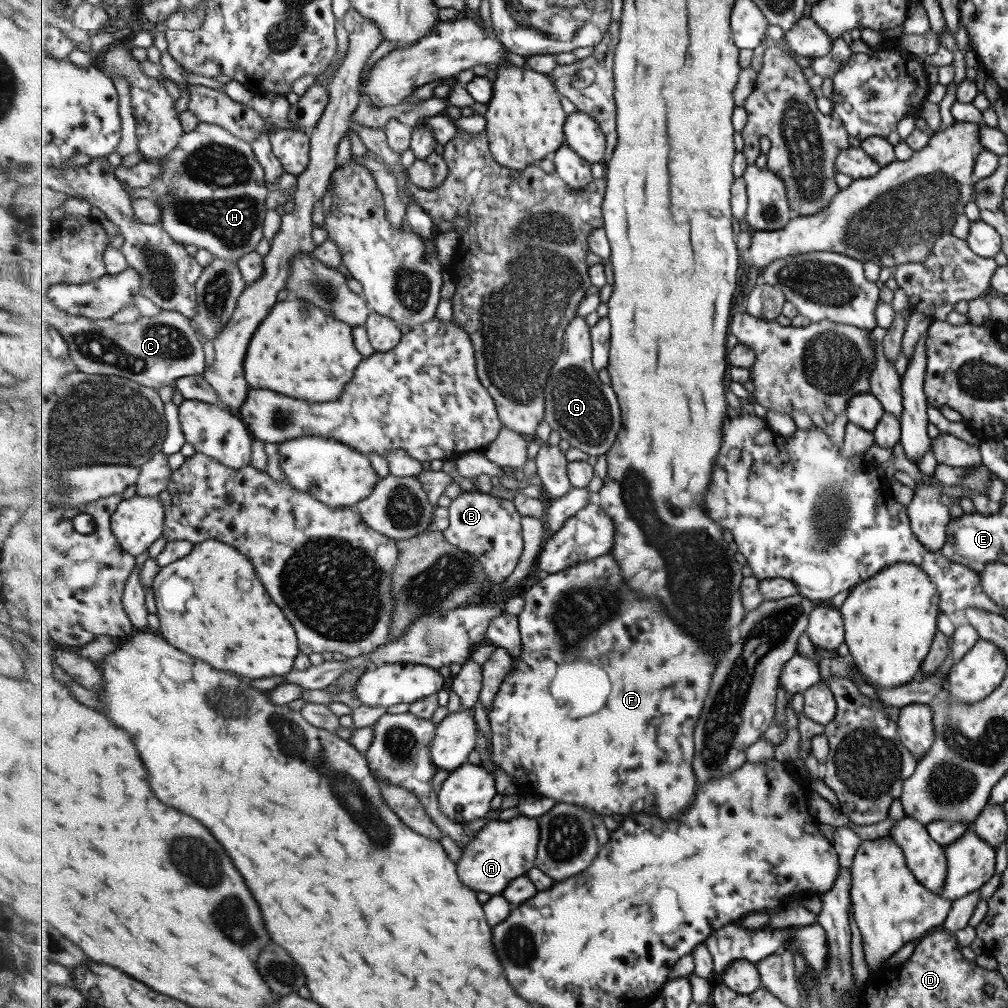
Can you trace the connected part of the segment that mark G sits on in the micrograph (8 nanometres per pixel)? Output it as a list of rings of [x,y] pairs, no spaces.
[[[577,315],[566,328],[564,347],[553,368],[551,379],[546,386],[546,419],[549,427],[557,431],[561,438],[567,440],[571,447],[585,452],[591,457],[607,455],[618,439],[622,428],[622,405],[612,385],[601,382],[594,367],[594,347],[591,327],[587,320]]]

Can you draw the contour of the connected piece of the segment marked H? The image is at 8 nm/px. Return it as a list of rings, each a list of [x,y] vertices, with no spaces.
[[[199,122],[195,129],[186,132],[182,136],[180,145],[170,155],[163,158],[161,162],[164,166],[164,172],[154,180],[154,183],[149,189],[153,192],[152,198],[157,199],[158,203],[163,207],[162,222],[159,222],[163,230],[177,240],[177,242],[183,243],[184,245],[193,244],[198,248],[208,250],[217,258],[232,260],[237,263],[246,254],[253,252],[255,248],[257,248],[257,244],[259,244],[264,237],[264,222],[266,214],[268,213],[265,200],[267,200],[267,196],[272,193],[267,190],[267,186],[265,186],[266,169],[264,169],[263,165],[258,161],[252,143],[241,140],[235,136],[233,132],[230,132],[229,129],[223,128],[222,125]]]

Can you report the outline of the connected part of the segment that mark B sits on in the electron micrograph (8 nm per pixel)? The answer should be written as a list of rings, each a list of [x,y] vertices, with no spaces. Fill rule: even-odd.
[[[464,491],[451,501],[450,525],[444,535],[451,544],[461,548],[483,565],[489,585],[502,584],[519,566],[524,554],[522,514],[513,500],[496,498],[479,491]]]

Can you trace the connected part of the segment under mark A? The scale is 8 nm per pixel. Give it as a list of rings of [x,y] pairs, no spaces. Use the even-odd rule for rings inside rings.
[[[518,814],[506,821],[491,821],[477,833],[477,838],[462,849],[458,861],[458,873],[462,881],[477,892],[486,892],[491,897],[502,895],[510,882],[518,876],[527,875],[536,867],[541,836],[539,819]]]

